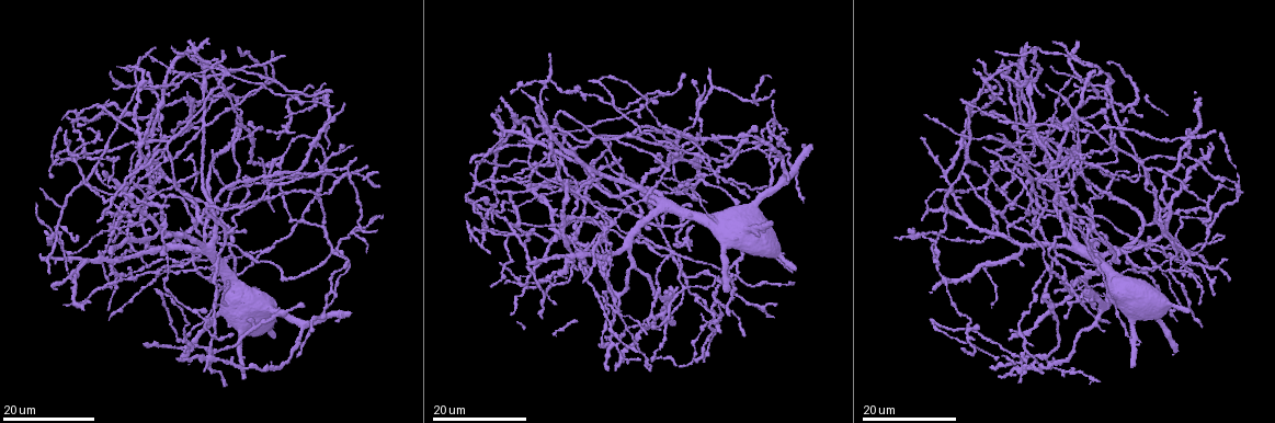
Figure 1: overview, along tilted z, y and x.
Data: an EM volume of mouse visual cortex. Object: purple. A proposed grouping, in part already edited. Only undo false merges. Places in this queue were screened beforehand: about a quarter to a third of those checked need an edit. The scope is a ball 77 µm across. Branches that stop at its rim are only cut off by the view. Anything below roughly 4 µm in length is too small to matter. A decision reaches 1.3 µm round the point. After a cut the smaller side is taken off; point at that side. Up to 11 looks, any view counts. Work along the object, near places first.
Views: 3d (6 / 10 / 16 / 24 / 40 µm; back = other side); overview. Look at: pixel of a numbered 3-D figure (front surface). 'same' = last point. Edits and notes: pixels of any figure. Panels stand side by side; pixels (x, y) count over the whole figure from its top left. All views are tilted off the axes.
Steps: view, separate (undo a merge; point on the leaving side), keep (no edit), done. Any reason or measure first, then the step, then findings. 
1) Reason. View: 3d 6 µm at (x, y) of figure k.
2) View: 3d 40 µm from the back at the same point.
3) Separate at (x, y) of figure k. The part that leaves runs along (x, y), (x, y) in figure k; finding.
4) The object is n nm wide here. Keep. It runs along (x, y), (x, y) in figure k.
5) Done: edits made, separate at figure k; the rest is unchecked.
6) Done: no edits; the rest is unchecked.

Four or more arms meet. View: 3d 24 µm at (683, 286) of figure 1.

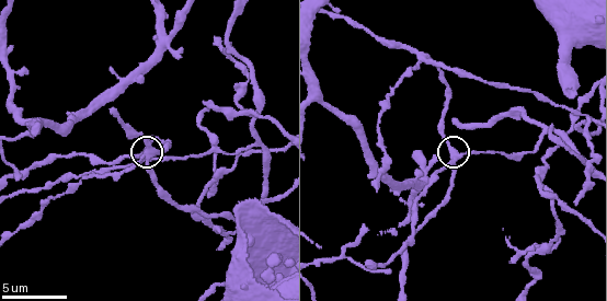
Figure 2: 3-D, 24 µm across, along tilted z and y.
View: 3d 6 µm at (455, 154) of figure 2.

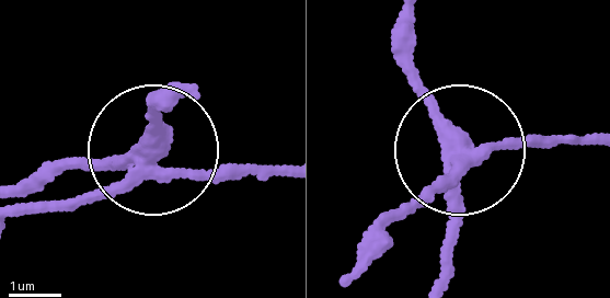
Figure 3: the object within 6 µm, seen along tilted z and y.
The object is 310 nm wide here. Keep. One neuron here.

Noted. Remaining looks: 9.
Small branch off a trunk. View: 3d 16 µm at (1190, 261) of figure 1.

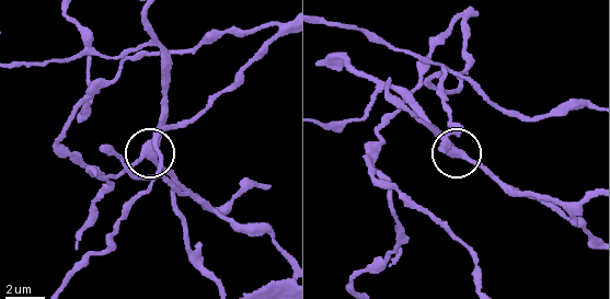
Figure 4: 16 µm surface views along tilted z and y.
View: 3d 10 µm at (150, 156) of figure 4.

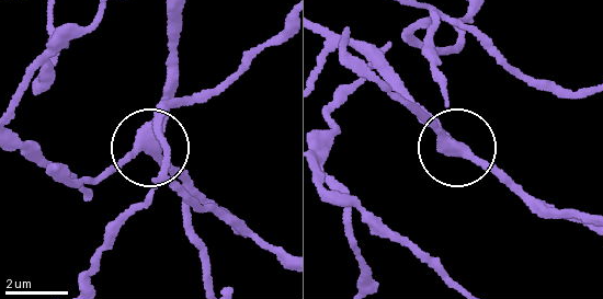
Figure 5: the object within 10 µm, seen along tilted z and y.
View: 3d 10 µm from the back at (453, 147) of figure 5.

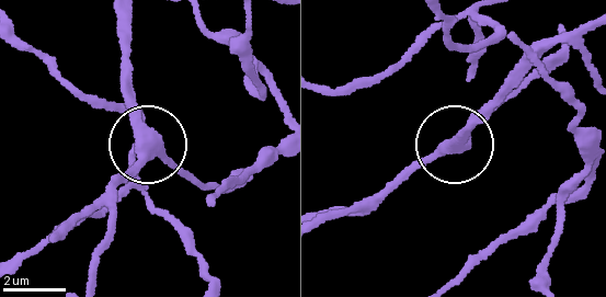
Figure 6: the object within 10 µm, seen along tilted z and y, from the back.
The side arm is 7 µm long; 3 arms meet here. Keep. All the same neuron.

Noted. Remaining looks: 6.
Two arms in line, one across. View: 3d 10 µm at (141, 157) of figure 2.

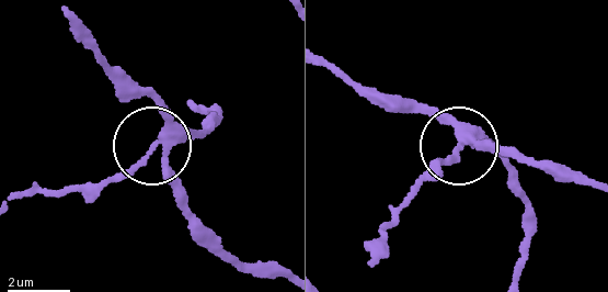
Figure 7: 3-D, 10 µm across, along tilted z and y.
Keep. One neuron here.

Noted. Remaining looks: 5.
Small branch off a trunk. View: 3d 24 µm at (65, 207) of figure 1.

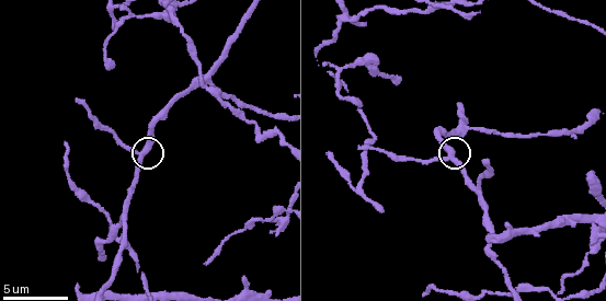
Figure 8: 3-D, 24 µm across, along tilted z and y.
View: 3d 6 µm at (139, 157) of figure 8.

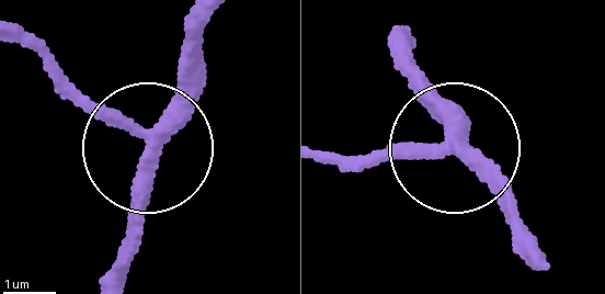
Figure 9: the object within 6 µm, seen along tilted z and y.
The side arm is 7 µm long. Keep. It runs along (210, 12), (144, 135), (106, 115), (52, 51) in figure 9; one neuron here.

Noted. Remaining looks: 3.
Three-way junction. View: 3d 16 µm at (209, 83) of figure 8.

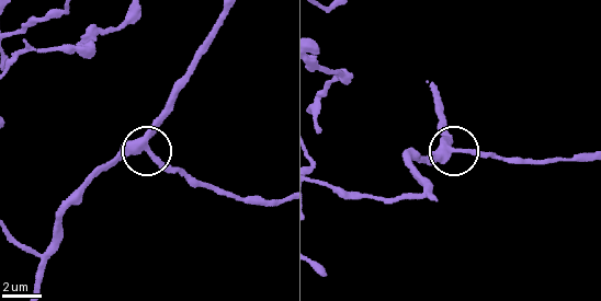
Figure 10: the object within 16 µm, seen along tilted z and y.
Zoom in. View: 3d 6 µm at (455, 149) of figure 10.

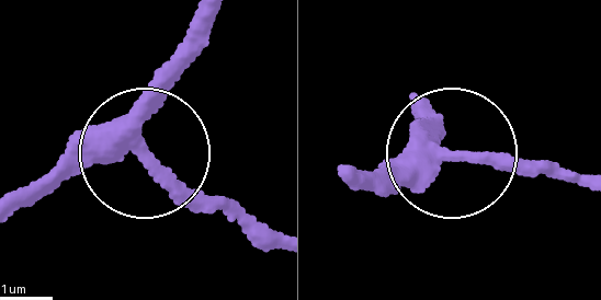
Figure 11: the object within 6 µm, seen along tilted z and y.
The object is 310 nm wide here. Keep. It runs along (205, 26), (140, 145), (20, 191) in figure 11; continuous, no second neuron.

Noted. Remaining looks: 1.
Four-way junction. View: 3d 16 µm at (587, 118) of figure 2.

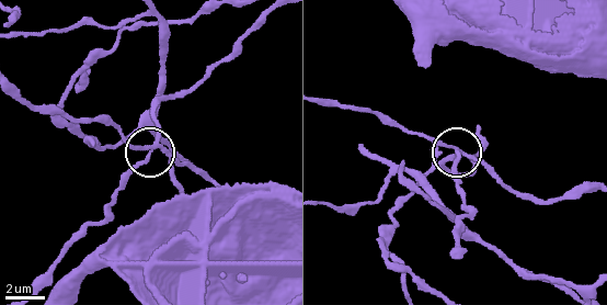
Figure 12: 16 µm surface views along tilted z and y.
The side arm is 18 µm long. Keep. It runs along (261, 18), (231, 55), (159, 103), (157, 140), (114, 196) in figure 12; continuous, no second neuron.

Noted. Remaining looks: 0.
Done: no edits; the rest is unchecked.

